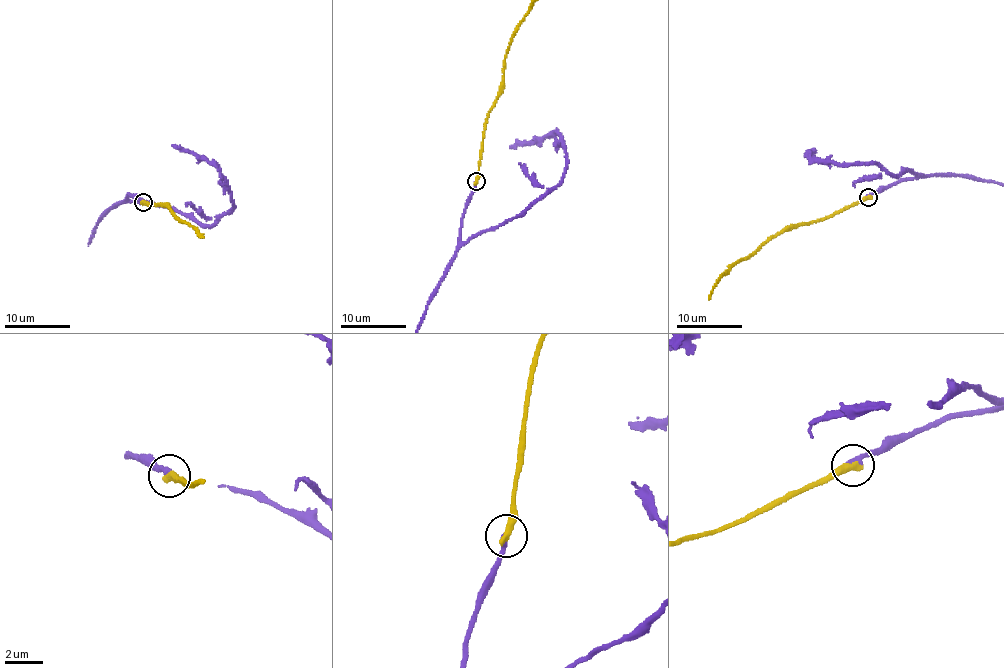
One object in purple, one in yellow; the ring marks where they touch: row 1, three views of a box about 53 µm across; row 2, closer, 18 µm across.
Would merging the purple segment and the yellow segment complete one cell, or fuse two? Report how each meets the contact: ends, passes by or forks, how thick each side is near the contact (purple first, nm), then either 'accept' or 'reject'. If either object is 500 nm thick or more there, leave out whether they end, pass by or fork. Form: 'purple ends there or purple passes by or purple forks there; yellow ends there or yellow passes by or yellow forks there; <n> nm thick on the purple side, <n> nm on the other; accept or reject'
purple ends there; yellow ends there; 360 nm thick on the purple side, 440 nm on the other; accept

